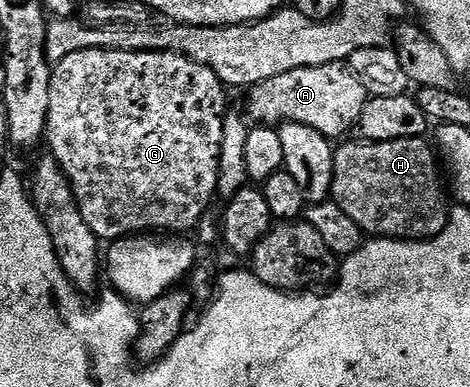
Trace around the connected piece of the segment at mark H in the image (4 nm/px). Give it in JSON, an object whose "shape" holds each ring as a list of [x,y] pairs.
{"shape":[[[423,137],[394,139],[380,143],[354,142],[343,143],[340,147],[338,144],[334,148],[335,160],[333,161],[330,202],[338,205],[345,213],[345,217],[353,217],[353,221],[357,221],[359,228],[371,237],[426,241],[439,236],[447,228],[449,195],[445,190],[444,180],[441,178],[436,148]]]}

